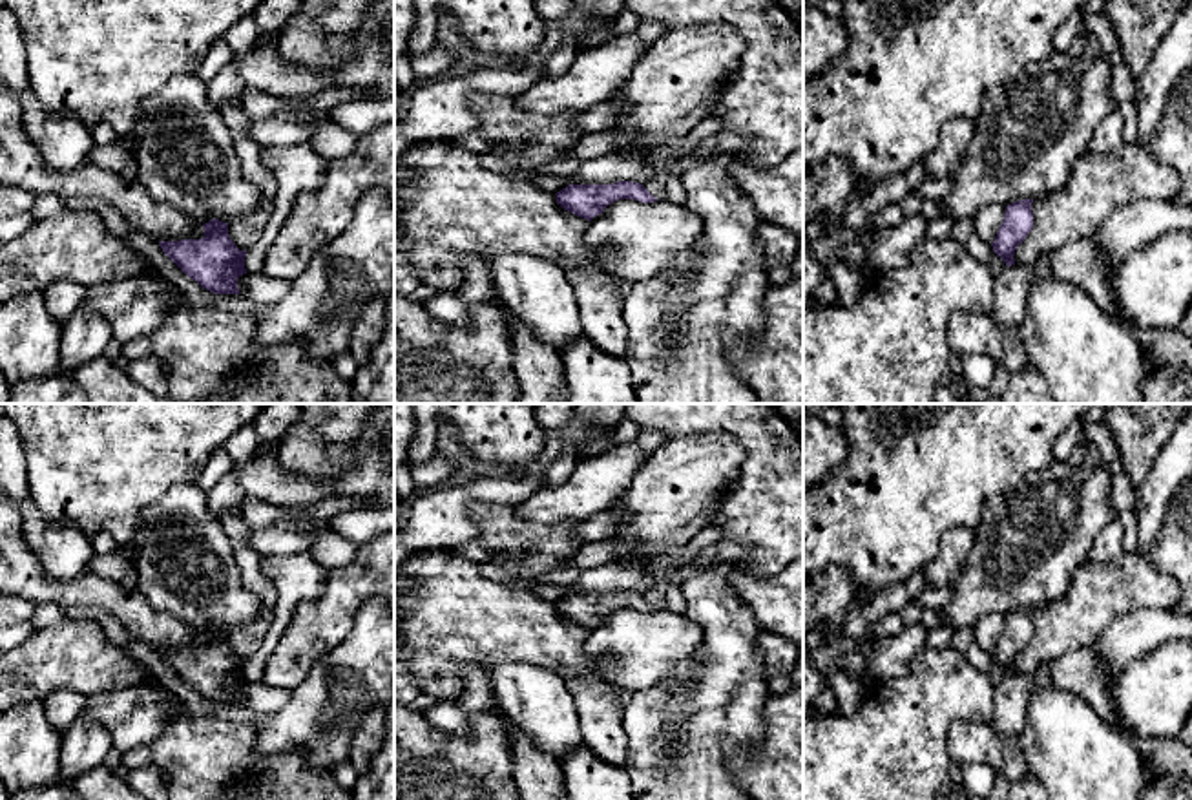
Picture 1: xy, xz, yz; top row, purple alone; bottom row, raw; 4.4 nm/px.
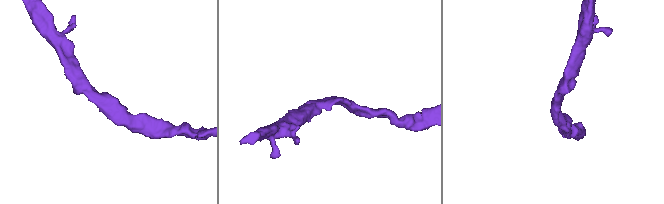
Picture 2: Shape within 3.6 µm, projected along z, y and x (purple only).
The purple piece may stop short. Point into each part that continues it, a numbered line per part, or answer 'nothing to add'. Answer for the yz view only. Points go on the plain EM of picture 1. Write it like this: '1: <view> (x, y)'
nothing to add

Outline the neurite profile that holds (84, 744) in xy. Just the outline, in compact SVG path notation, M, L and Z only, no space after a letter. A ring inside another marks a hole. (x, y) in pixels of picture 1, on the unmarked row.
M84 712L62 732L60 767L57 784L73 785L78 778L104 763L113 747L110 732Z

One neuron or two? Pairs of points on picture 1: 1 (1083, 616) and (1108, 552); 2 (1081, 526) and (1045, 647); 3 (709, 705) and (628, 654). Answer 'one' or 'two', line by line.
1: two
2: two
3: two

